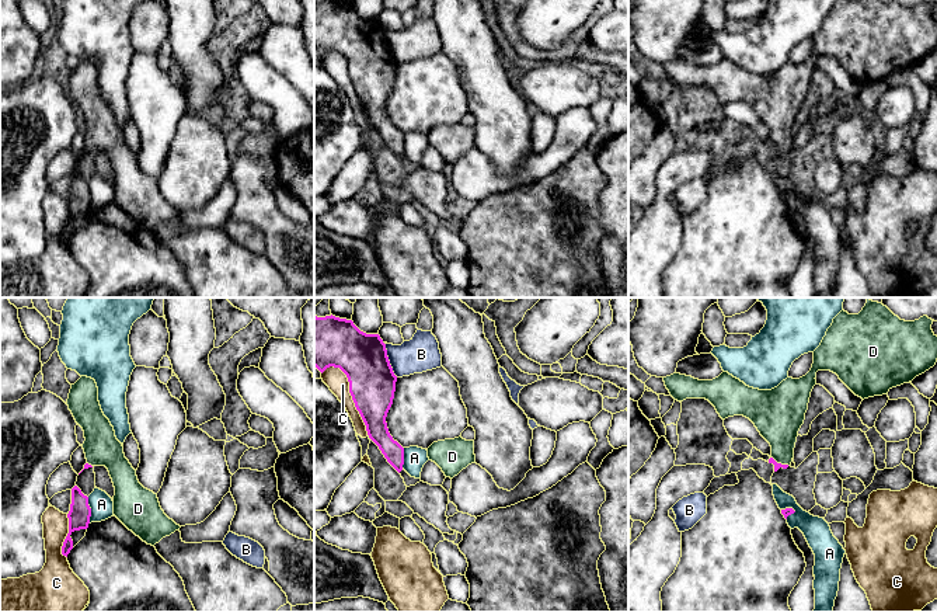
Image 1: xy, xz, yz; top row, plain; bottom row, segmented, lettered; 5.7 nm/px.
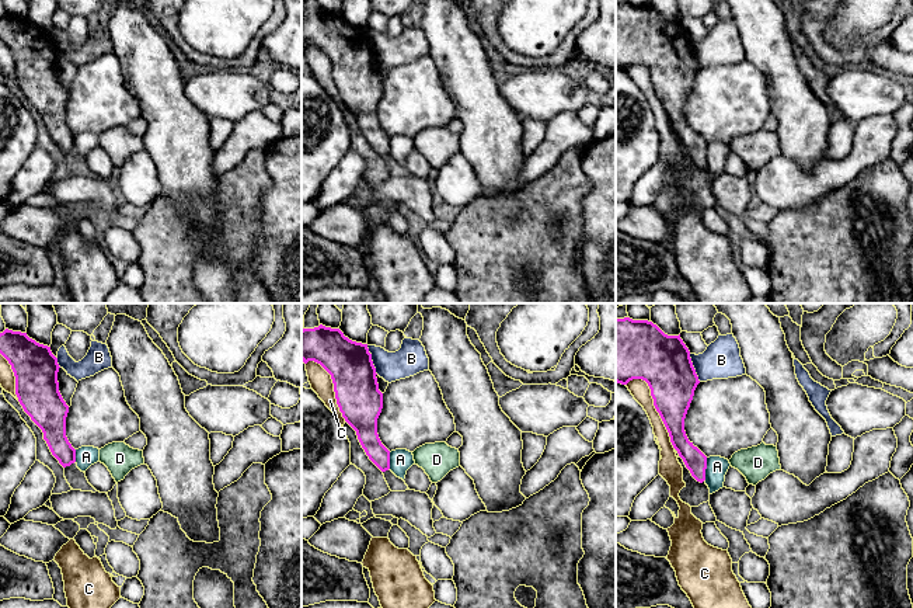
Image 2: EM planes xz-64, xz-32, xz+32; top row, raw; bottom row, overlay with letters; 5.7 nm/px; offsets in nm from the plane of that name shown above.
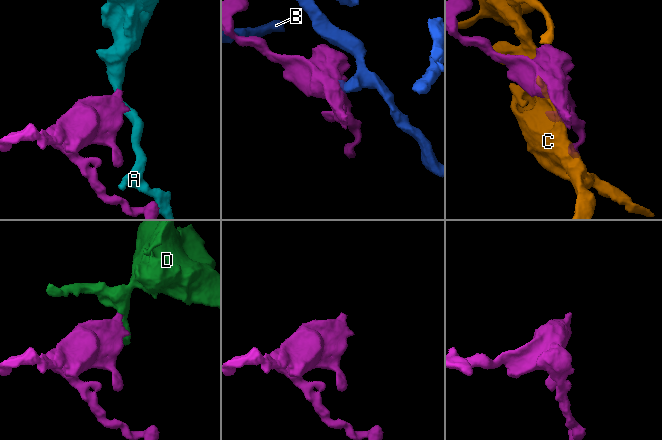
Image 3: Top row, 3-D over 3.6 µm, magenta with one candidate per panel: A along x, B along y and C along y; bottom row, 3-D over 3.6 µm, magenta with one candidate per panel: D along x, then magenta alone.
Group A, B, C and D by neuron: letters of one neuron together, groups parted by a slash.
A / B / C / D

